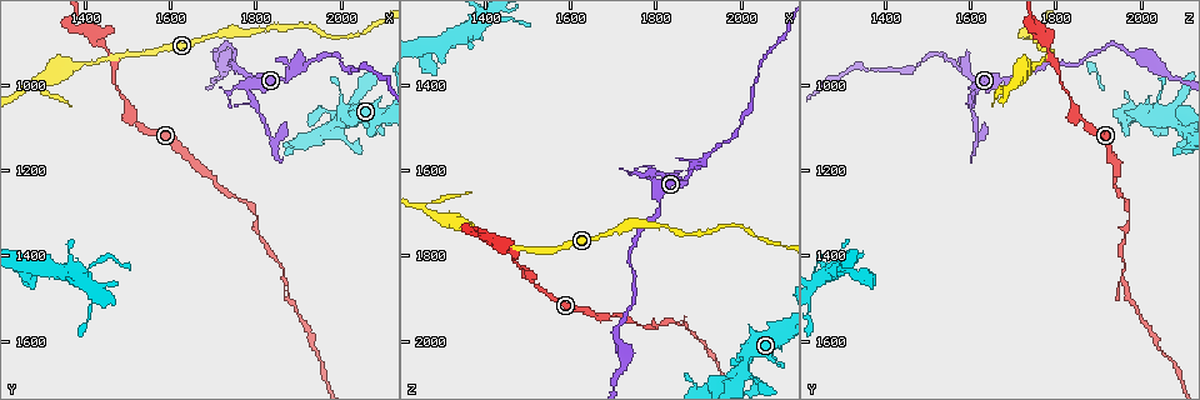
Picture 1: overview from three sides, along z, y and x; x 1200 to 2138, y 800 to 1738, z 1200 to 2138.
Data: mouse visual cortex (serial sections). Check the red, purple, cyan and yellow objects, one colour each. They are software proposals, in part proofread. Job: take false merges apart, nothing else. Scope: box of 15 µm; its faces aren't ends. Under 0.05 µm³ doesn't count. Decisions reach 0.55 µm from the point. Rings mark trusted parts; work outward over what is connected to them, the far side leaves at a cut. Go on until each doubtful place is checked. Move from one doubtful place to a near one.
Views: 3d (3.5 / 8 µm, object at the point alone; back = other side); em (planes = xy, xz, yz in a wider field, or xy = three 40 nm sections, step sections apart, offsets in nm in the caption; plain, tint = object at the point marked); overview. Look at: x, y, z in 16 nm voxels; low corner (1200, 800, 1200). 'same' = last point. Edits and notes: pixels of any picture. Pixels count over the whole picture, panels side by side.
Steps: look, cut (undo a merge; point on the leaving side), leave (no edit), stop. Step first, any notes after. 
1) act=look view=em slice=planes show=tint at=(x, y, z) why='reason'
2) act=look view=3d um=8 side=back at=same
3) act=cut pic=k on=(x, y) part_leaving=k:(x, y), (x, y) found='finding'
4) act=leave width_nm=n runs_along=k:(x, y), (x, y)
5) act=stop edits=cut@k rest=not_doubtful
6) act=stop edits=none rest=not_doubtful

act=look view=3d um=3.5 at=(1775, 1010, 1610)

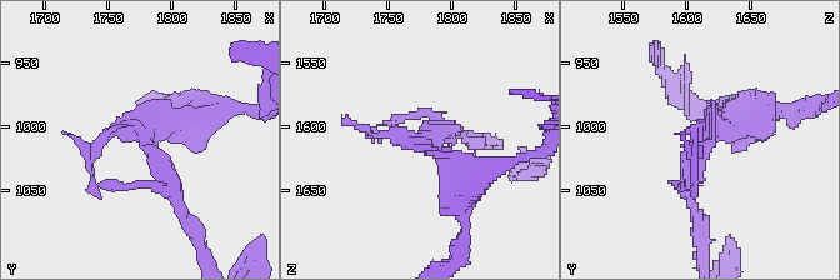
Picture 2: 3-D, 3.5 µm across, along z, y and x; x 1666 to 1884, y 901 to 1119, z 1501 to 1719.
act=look view=em slice=planes show=tint at=(1780, 1010, 1610) why='now the EM'

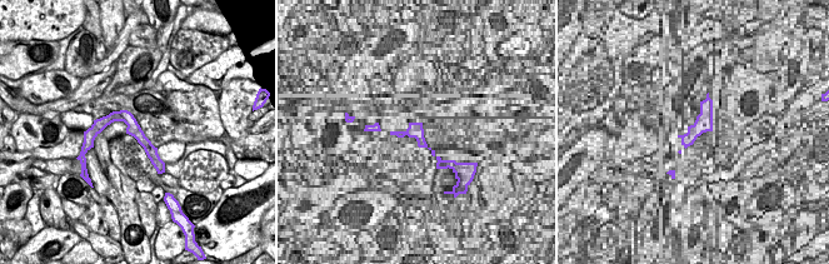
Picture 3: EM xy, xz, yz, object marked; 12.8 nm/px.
act=leave runs_along=2:(736, 115), (691, 149), (695, 210) found='all the same cell'

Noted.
act=look view=3d um=8 at=(1845, 1135, 1610)

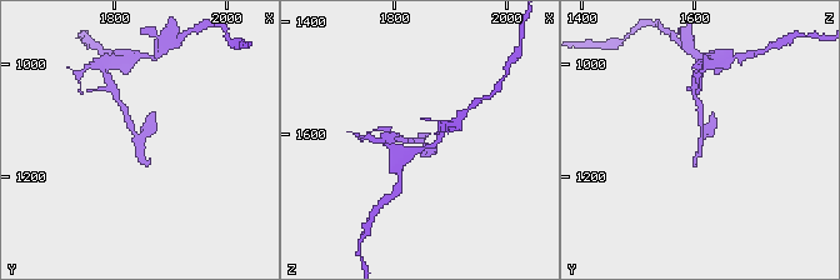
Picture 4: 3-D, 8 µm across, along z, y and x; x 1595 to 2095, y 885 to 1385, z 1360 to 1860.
act=look view=em slice=planes show=tint at=(1845, 1130, 1610) why='now the EM'

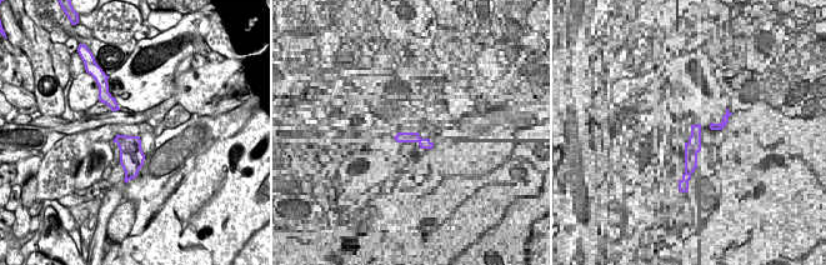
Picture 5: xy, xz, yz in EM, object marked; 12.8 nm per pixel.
act=leave runs_along=4:(400, 139), (423, 141), (434, 153) found='continuous, no second cell'

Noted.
act=look view=3d um=8 at=(1870, 1475, 1965) why='a narrow waist'

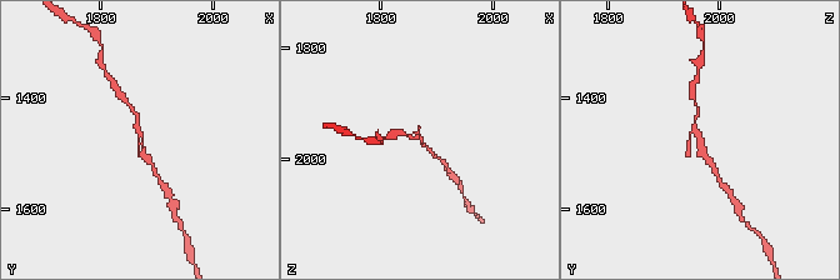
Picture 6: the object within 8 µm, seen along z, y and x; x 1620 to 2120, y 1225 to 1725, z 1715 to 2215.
act=look view=3d um=3.5 side=back at=(1870, 1475, 1965) why='closer look'

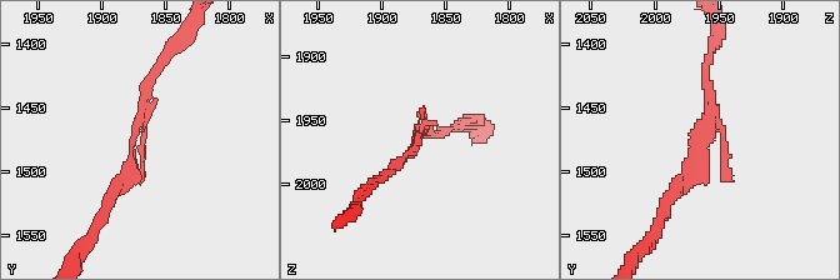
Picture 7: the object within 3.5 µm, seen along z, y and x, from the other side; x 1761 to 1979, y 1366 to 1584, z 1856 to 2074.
act=look view=em slice=xy step=1 show=tint at=(1874, 1478, 1964)

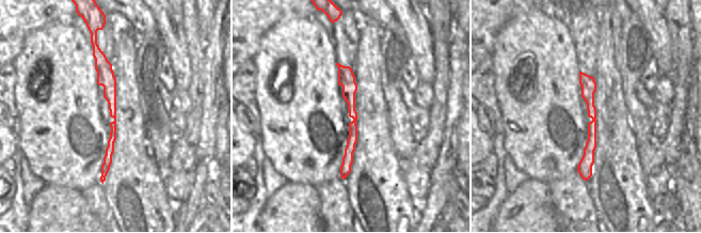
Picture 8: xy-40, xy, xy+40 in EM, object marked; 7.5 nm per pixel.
act=leave found='one cell here'

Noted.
act=stop edits=none rest=not_doubtful

